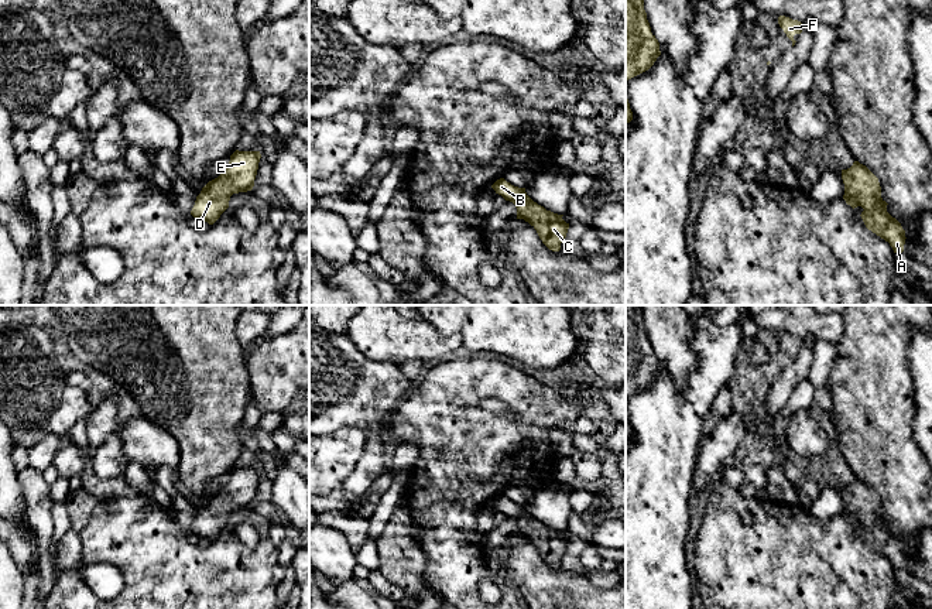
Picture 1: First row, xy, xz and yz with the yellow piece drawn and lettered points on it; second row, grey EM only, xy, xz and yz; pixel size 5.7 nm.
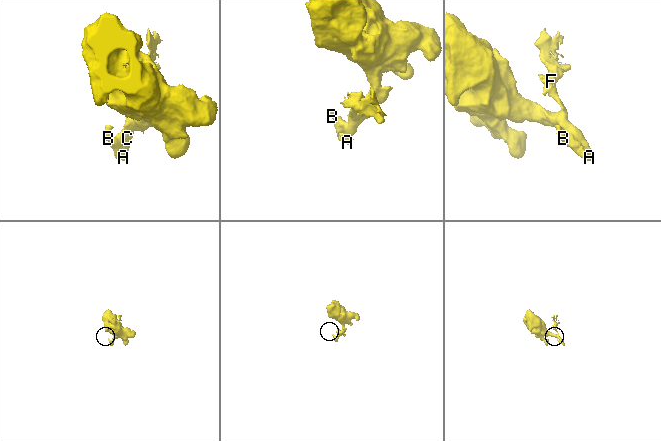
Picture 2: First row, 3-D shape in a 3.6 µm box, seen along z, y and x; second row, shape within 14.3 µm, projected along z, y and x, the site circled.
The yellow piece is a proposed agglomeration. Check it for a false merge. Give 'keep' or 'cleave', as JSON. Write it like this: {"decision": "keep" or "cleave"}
{"decision": "keep"}

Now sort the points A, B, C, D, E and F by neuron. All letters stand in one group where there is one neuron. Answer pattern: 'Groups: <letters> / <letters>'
Groups: A B C D E F

